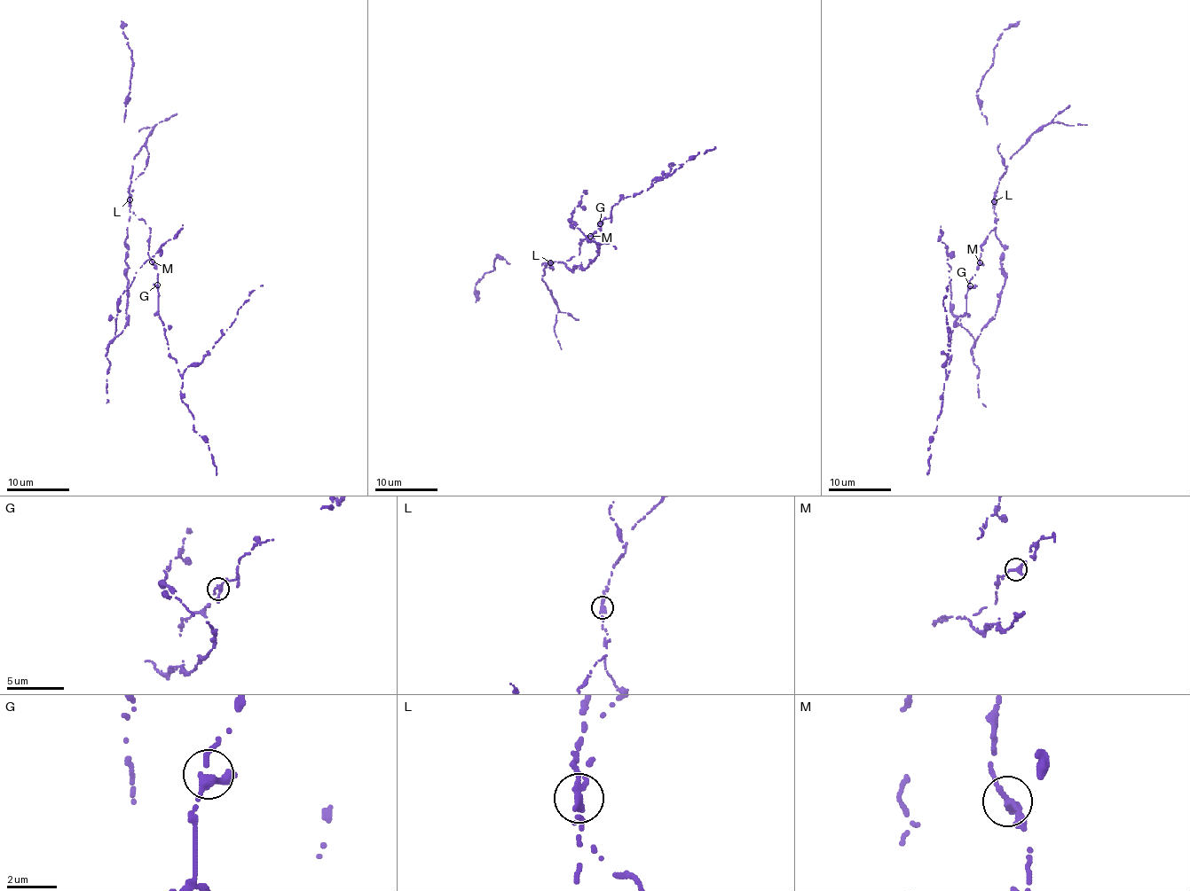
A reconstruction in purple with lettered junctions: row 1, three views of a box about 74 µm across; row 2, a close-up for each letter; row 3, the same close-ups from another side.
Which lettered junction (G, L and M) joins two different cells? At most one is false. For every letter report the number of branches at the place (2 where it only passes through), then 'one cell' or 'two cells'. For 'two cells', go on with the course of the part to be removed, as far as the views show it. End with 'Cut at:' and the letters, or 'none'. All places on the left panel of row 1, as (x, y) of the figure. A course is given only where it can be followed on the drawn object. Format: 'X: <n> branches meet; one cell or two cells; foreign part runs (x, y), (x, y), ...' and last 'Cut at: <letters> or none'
G: 2 branches meet; one cell
L: 2 branches meet; two cells; foreign part runs (130, 200), (125, 263), (128, 319), (115, 337), (118, 299), (131, 286), (135, 271), (173, 238), (183, 224)
M: 2 branches meet; one cell
Cut at: L

